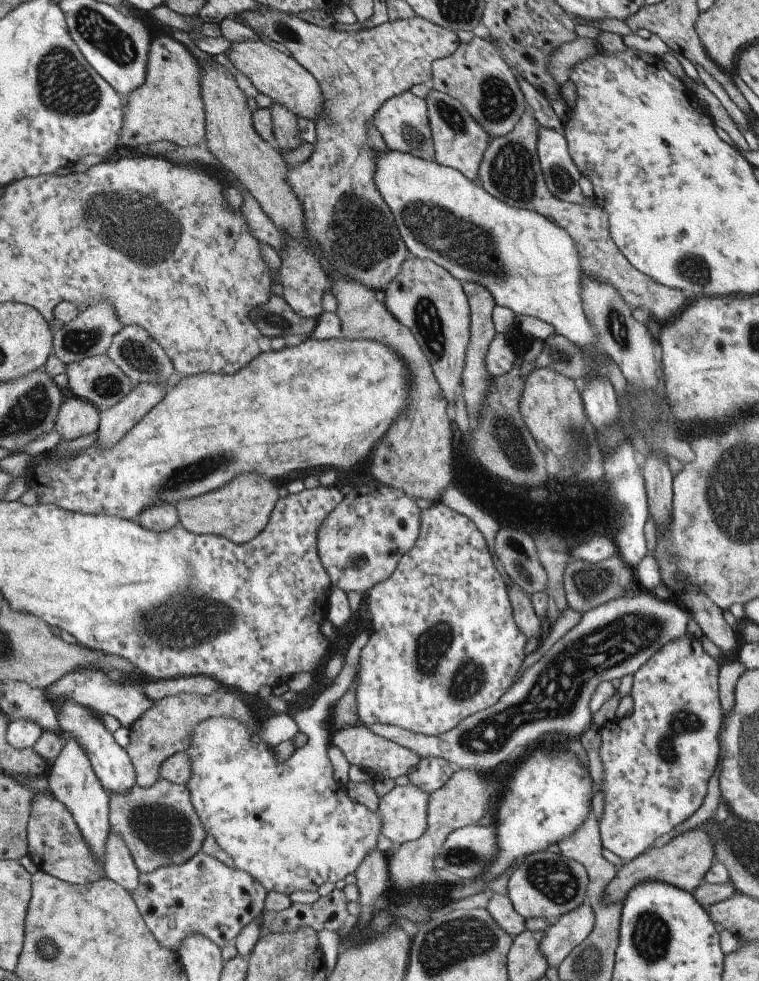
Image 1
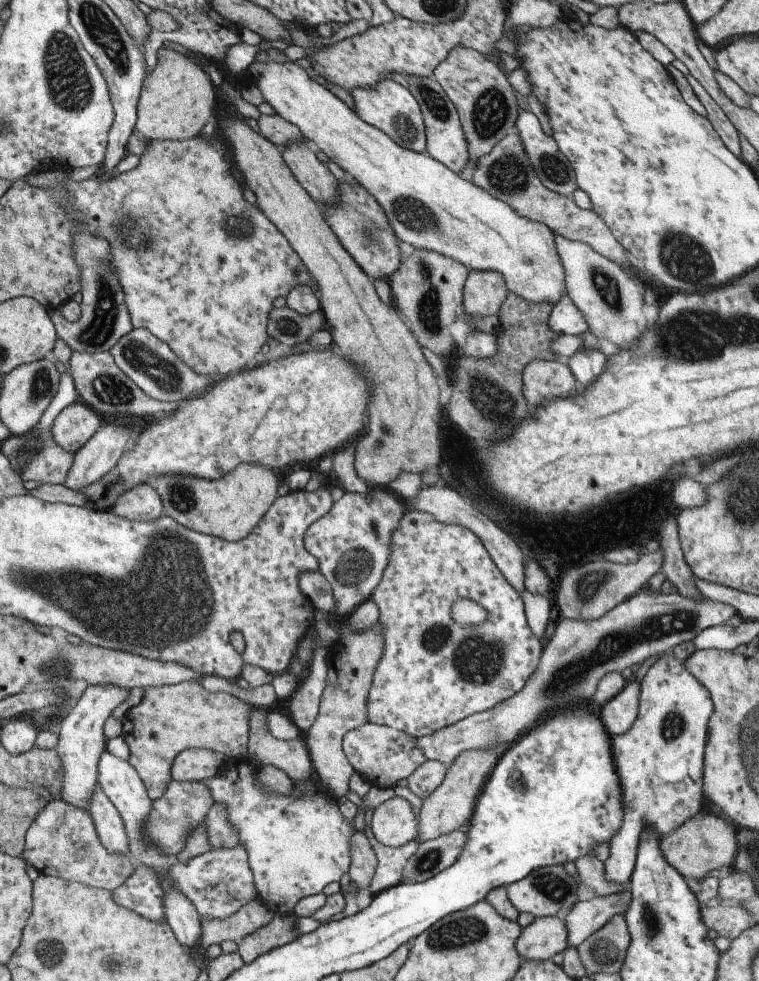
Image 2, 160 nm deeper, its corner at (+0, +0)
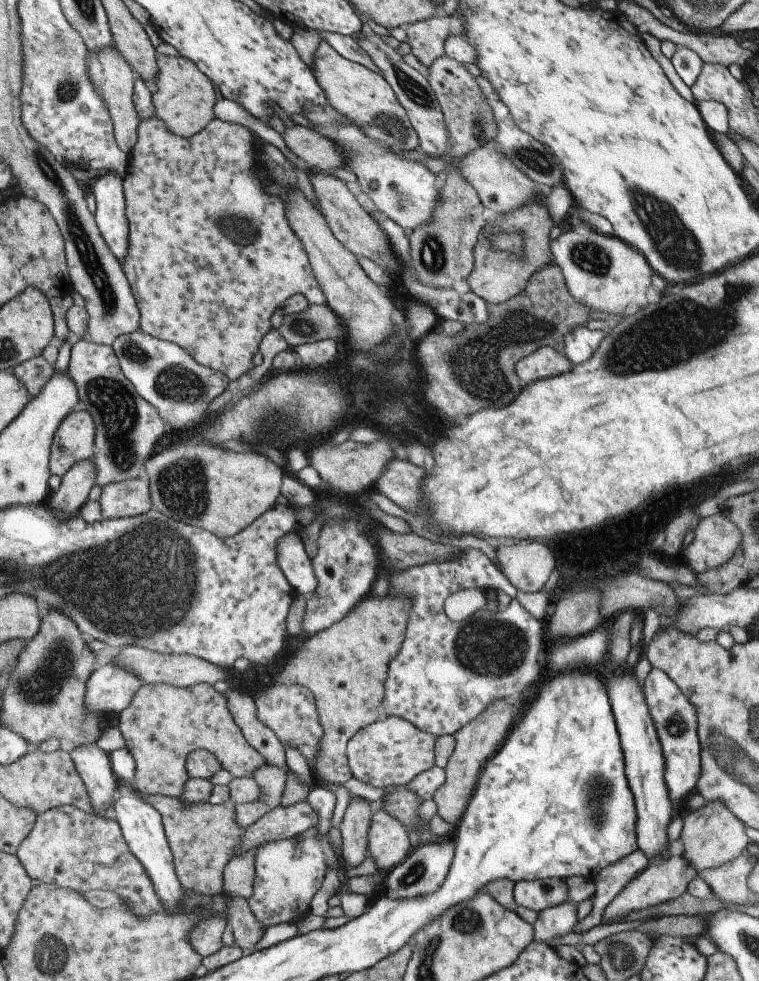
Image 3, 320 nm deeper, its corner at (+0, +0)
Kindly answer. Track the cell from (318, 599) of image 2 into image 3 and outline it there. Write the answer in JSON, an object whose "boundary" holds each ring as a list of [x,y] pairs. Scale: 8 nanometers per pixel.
{"boundary":[[[288,532],[275,545],[279,570],[291,585],[294,594],[309,596],[316,585],[309,557],[305,554],[300,536]]]}

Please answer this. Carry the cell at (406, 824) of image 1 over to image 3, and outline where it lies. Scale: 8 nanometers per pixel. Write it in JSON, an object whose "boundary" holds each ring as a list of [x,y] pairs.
{"boundary":[[[375,806],[366,834],[366,852],[378,869],[391,870],[407,856],[408,834],[400,821]]]}

